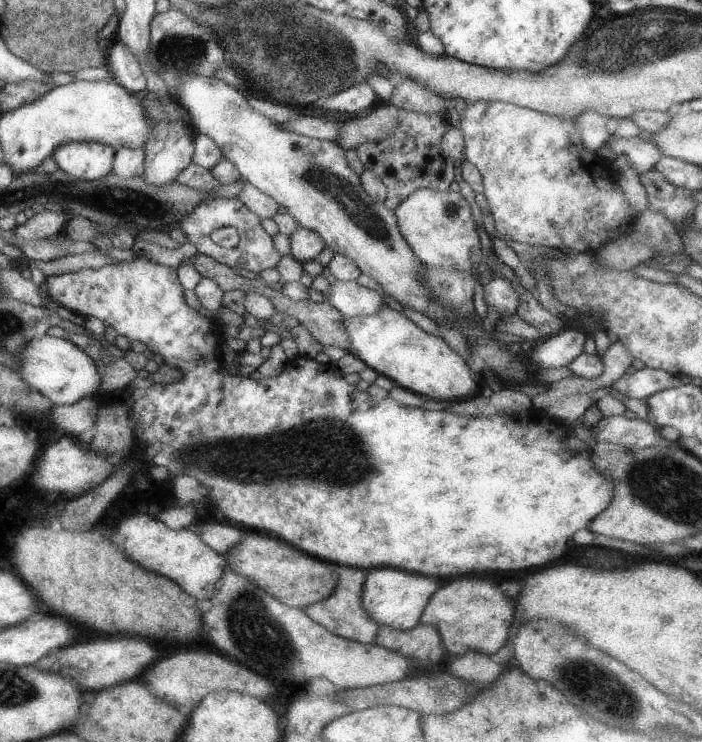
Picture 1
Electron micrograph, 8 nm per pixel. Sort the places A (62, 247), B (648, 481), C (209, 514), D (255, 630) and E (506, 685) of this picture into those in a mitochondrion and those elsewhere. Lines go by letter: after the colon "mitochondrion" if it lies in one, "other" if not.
A: other
B: mitochondrion
C: other
D: mitochondrion
E: other

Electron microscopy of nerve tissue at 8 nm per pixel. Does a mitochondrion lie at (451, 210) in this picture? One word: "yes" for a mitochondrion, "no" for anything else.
yes

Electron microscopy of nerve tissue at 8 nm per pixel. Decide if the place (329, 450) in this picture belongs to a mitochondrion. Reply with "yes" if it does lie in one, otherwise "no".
yes

